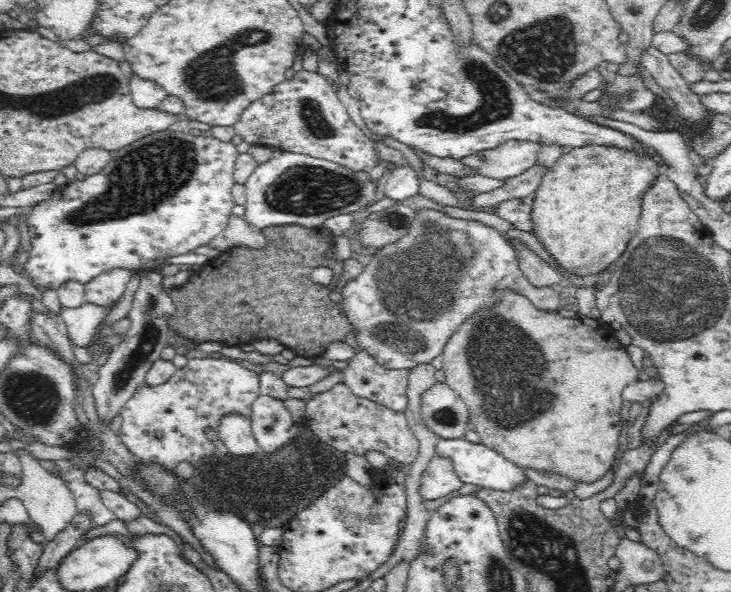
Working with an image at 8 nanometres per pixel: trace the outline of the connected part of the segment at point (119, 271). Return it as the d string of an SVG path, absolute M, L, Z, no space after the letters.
M110 268L100 272L84 283L84 296L88 304L110 310L123 296L131 271L125 268Z

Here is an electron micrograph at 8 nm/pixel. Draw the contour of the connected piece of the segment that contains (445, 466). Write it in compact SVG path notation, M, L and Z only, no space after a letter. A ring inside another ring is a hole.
M437 456L424 466L418 477L418 493L427 501L450 496L452 492L458 492L464 483L452 471L450 462Z

